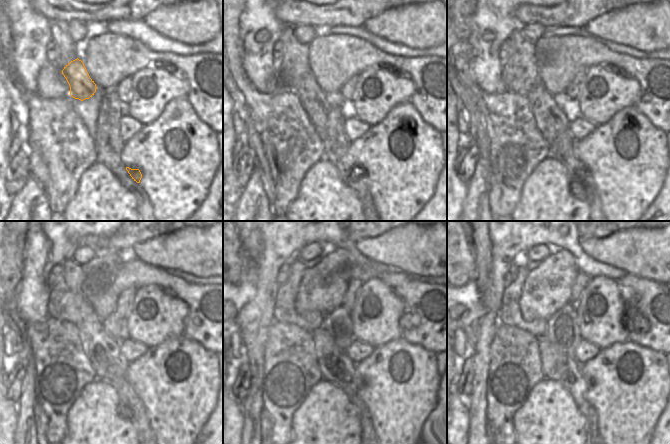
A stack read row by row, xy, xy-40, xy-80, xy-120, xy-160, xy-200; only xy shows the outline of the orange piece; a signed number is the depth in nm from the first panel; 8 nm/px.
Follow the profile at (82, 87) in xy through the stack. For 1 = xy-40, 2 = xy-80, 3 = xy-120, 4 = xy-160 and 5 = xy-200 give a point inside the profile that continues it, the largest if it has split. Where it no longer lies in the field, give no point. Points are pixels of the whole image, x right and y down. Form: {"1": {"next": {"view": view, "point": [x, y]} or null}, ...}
{"1": {"next": {"view": "xy-40", "point": [317, 104]}}, "2": {"next": {"view": "xy-80", "point": [551, 120]}}, "3": {"next": {"view": "xy-120", "point": [103, 351]}}, "4": {"next": {"view": "xy-160", "point": [335, 365]}}, "5": {"next": {"view": "xy-200", "point": [556, 365]}}}

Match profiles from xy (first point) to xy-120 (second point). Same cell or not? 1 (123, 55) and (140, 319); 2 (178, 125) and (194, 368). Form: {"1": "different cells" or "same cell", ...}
{"1": "different cells", "2": "same cell"}

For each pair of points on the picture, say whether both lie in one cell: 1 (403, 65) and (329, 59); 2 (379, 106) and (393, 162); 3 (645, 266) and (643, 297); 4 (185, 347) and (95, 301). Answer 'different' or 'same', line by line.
1: same
2: different
3: different
4: different

